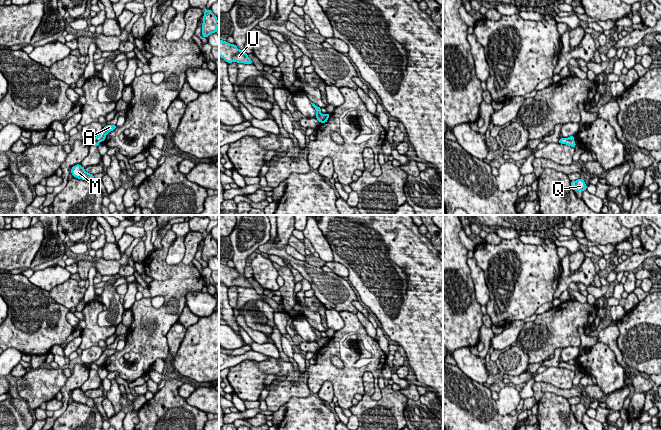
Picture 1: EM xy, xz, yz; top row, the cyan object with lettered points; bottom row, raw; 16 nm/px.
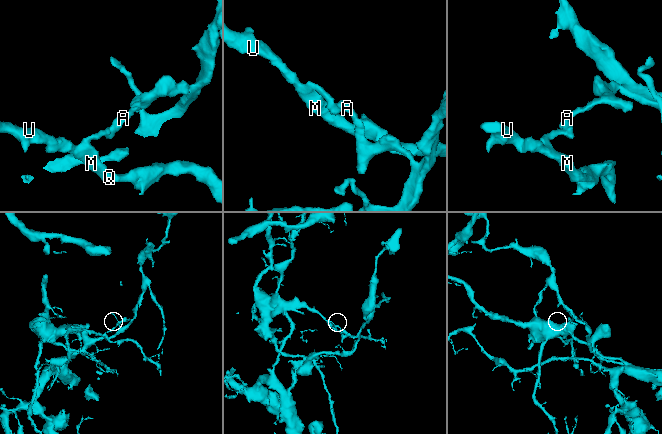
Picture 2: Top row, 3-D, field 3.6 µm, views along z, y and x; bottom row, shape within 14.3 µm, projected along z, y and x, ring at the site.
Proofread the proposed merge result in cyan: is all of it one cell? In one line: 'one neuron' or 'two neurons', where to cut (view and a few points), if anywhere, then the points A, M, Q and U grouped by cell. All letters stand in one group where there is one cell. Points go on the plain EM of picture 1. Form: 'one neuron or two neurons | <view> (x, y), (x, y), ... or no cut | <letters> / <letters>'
two neurons | xz (321, 338), (317, 343) | A / M Q U

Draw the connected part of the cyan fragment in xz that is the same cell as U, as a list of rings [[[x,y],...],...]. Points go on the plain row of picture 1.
[[[219,263],[219,281],[223,282],[226,286],[253,288],[244,274],[239,274],[235,268],[230,268],[227,265]]]

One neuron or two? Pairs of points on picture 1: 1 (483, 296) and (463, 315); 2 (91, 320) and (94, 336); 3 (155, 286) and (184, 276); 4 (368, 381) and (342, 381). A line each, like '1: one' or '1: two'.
1: two
2: one
3: one
4: two

